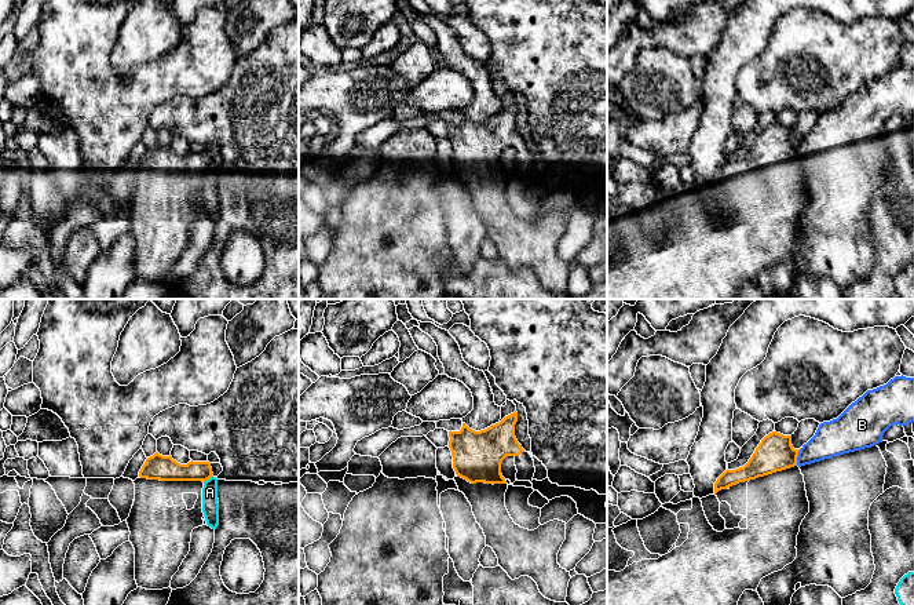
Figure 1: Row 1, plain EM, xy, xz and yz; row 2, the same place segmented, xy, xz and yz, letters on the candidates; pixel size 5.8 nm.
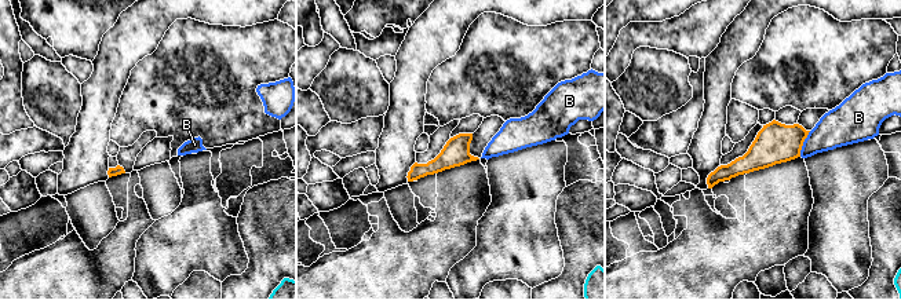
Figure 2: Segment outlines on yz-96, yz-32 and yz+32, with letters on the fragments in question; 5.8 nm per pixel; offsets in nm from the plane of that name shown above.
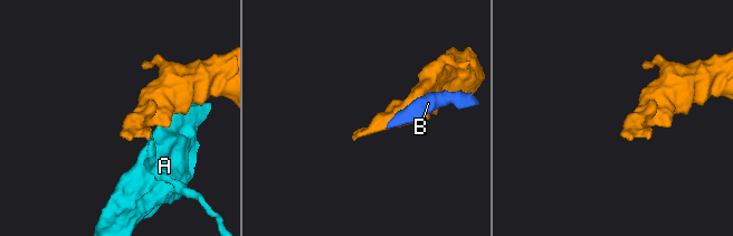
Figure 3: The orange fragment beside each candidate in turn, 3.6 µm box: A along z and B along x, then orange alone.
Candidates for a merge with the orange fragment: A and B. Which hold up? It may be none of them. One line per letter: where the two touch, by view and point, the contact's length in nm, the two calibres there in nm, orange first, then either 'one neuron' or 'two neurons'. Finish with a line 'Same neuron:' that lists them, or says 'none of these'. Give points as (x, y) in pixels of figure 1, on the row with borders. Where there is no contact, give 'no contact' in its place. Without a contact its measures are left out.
A: meets orange in xy at (207, 478); contact 70 nm long; 140 nm thick on the orange side, 100 nm on the other; two neurons
B: meets orange in yz at (797, 455); contact 110 nm long; 220 nm thick on the orange side, 200 nm on the other; two neurons
Same neuron: none of these

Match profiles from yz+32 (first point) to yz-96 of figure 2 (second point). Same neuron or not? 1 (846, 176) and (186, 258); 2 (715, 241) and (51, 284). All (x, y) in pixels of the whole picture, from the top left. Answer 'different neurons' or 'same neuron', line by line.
1: same neuron
2: same neuron

